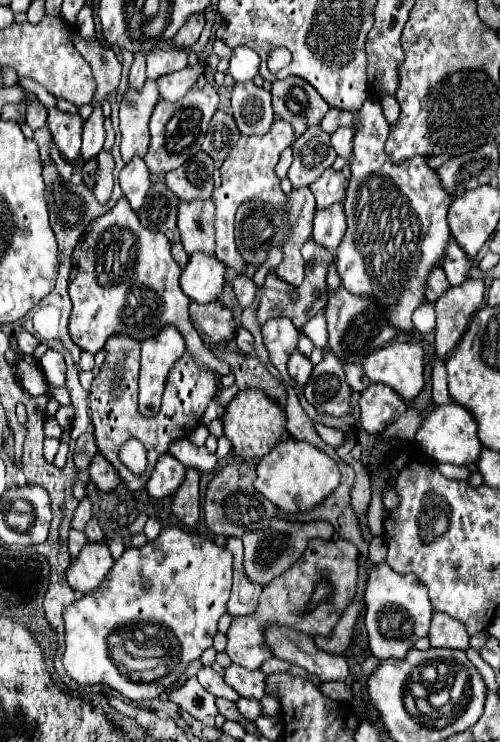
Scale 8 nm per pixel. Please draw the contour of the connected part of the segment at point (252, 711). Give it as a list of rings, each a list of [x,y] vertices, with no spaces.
[[[240,698],[238,702],[236,702],[236,706],[238,706],[238,710],[240,710],[240,714],[244,716],[244,718],[248,718],[248,720],[256,720],[258,716],[264,716],[264,712],[262,712],[262,706],[260,706],[260,702],[258,700],[248,700],[248,698]]]

